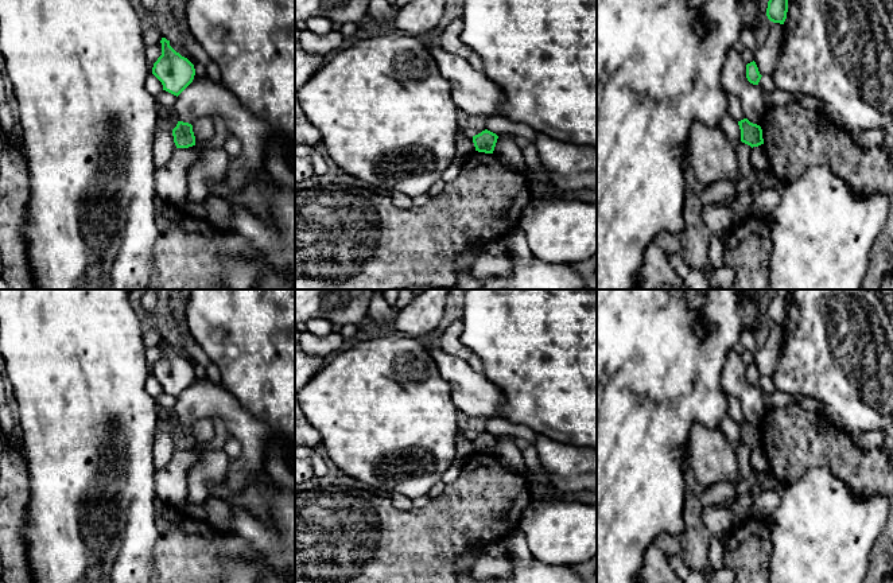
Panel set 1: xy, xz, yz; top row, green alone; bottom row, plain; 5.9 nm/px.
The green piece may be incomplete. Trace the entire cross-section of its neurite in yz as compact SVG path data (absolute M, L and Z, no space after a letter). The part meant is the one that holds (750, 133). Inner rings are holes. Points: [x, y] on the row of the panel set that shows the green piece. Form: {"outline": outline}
{"outline": "M748 118L738 121L741 129L741 141L753 147L764 144L762 129L760 125L750 123Z"}

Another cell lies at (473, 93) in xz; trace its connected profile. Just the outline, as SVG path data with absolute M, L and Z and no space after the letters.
M424 43L434 57L443 78L453 86L453 101L461 116L502 116L500 104L505 94L482 71L475 70L466 59L454 55L440 46Z

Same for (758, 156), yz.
M765 144L752 148L750 163L753 170L760 170L770 174L770 164L769 164L768 149Z

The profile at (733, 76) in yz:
M734 48L727 51L721 70L721 83L725 92L739 98L745 117L760 125L766 112L762 89L748 81L746 63Z

